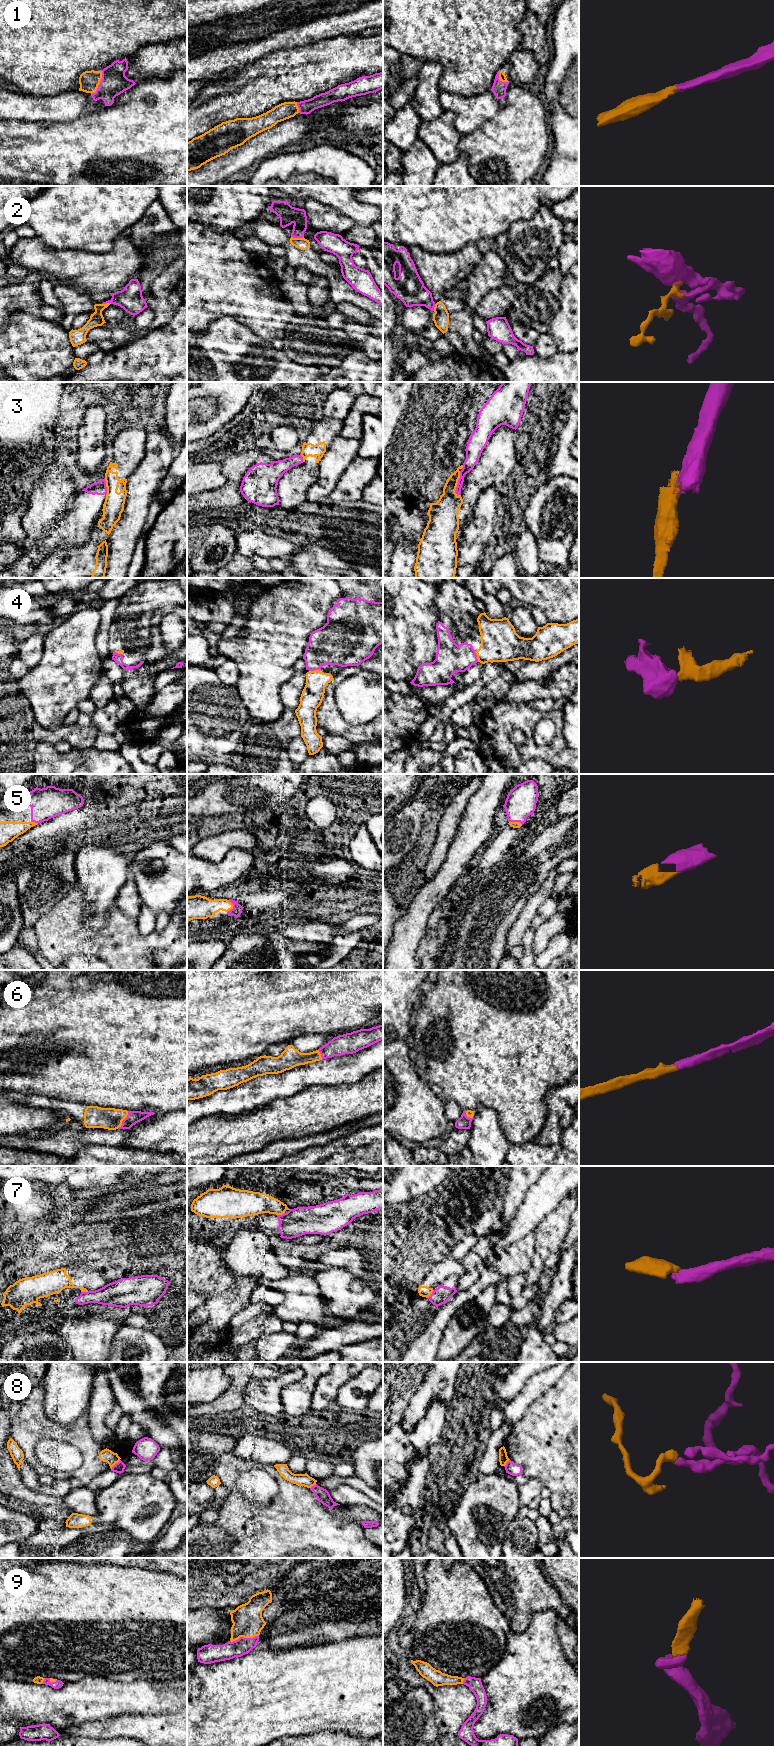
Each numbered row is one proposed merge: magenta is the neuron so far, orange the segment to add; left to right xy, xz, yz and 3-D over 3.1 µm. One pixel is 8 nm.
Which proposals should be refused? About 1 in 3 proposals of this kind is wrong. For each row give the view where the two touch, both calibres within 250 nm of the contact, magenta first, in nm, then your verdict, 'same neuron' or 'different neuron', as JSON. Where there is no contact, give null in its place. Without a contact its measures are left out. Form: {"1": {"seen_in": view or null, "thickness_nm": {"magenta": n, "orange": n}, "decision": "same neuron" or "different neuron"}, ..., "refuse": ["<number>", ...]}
{"1": {"seen_in": "xy", "thickness_nm": {"magenta": 200, "orange": 160}, "decision": "same neuron"}, "2": {"seen_in": "xz", "thickness_nm": {"magenta": 140, "orange": 90}, "decision": "different neuron"}, "3": {"seen_in": "yz", "thickness_nm": {"magenta": 110, "orange": 220}, "decision": "different neuron"}, "4": {"seen_in": "yz", "thickness_nm": {"magenta": 240, "orange": 300}, "decision": "same neuron"}, "5": {"seen_in": "xz", "thickness_nm": {"magenta": 80, "orange": 180}, "decision": "same neuron"}, "6": {"seen_in": "xy", "thickness_nm": {"magenta": 110, "orange": 180}, "decision": "same neuron"}, "7": {"seen_in": "xz", "thickness_nm": {"magenta": 220, "orange": 190}, "decision": "different neuron"}, "8": {"seen_in": "xy", "thickness_nm": {"magenta": 90, "orange": 110}, "decision": "different neuron"}, "9": {"seen_in": "xz", "thickness_nm": {"magenta": 140, "orange": 240}, "decision": "same neuron"}, "refuse": ["2", "3", "7", "8"]}

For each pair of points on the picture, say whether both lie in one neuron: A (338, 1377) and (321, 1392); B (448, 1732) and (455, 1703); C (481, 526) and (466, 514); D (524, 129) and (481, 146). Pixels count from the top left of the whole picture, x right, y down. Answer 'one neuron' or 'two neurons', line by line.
A: one neuron
B: one neuron
C: two neurons
D: one neuron

